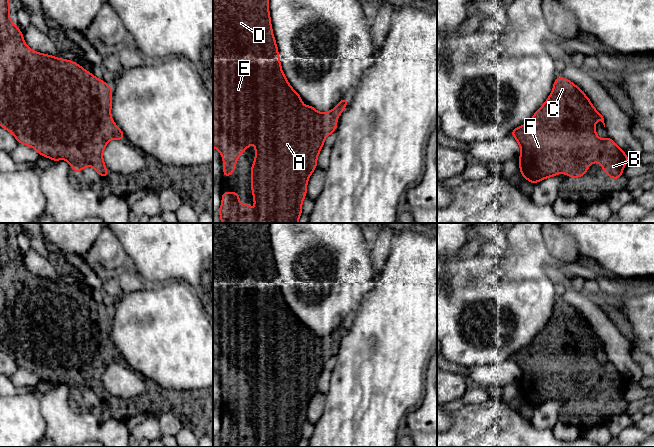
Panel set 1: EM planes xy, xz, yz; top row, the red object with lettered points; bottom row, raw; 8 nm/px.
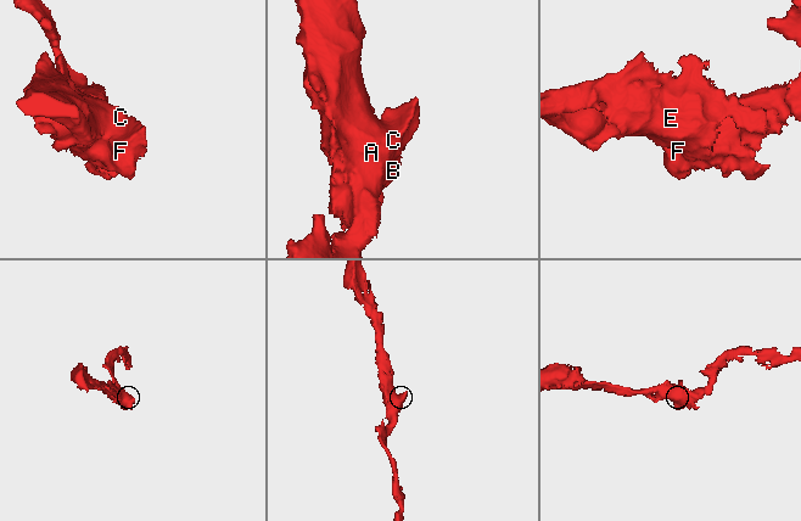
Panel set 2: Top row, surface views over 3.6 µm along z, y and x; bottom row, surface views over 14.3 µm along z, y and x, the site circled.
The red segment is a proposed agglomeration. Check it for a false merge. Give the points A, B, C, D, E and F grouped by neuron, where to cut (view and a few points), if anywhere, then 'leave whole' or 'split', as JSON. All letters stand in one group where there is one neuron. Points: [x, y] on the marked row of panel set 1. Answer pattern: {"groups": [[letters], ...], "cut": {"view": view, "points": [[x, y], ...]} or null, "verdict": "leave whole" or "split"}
{"groups": [["A", "B", "C", "D", "E", "F"]], "cut": null, "verdict": "leave whole"}

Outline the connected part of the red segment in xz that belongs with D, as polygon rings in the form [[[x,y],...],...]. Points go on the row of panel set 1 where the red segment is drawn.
[[[213,0],[213,147],[218,149],[223,159],[223,177],[232,175],[236,169],[236,161],[241,152],[248,149],[250,143],[255,144],[255,160],[251,166],[251,190],[257,214],[248,203],[239,204],[240,195],[237,192],[222,191],[222,202],[218,210],[221,223],[298,223],[302,215],[302,203],[307,194],[307,183],[312,172],[317,168],[317,158],[324,146],[324,139],[336,131],[339,115],[344,111],[349,98],[343,98],[334,109],[322,114],[313,106],[303,106],[303,99],[287,81],[278,54],[278,47],[273,35],[269,13],[269,0]]]

